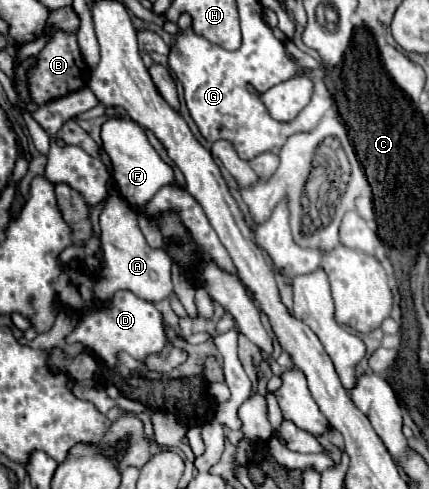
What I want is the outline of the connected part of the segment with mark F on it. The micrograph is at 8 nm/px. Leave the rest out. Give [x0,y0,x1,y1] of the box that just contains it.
[101,118,175,208]

